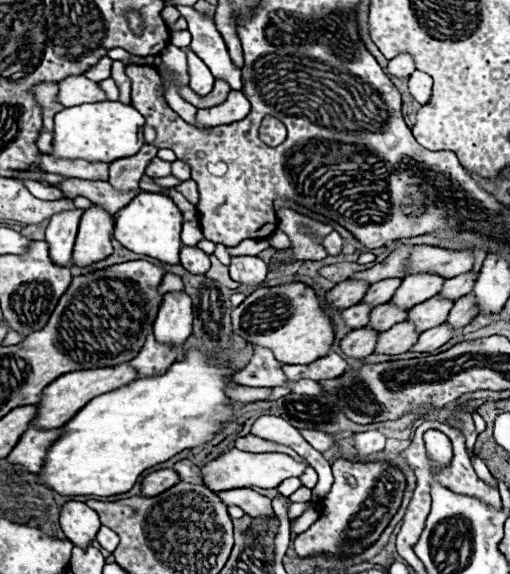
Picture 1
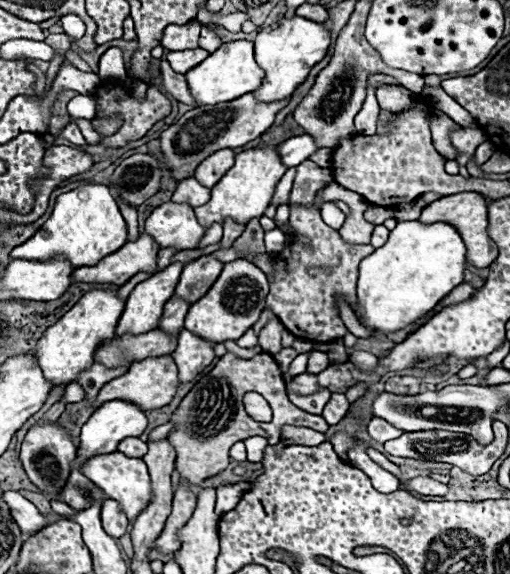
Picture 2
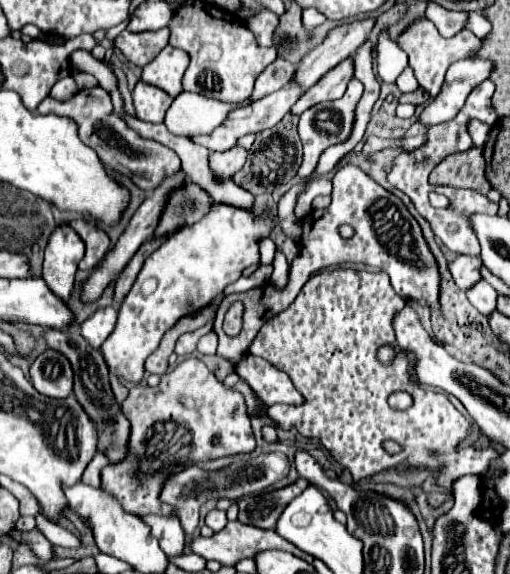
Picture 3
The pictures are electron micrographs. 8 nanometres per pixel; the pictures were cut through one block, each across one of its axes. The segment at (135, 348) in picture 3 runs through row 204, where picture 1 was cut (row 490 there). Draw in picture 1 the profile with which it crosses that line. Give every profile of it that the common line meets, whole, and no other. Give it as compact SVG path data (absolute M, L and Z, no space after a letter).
M228 450L222 456L210 460L208 464L204 464L200 468L202 480L204 484L212 490L212 492L222 492L222 490L234 490L234 488L276 488L282 480L292 478L292 476L300 476L306 470L306 464L300 464L296 460L292 460L286 454L250 454L250 452L242 452L242 450Z

